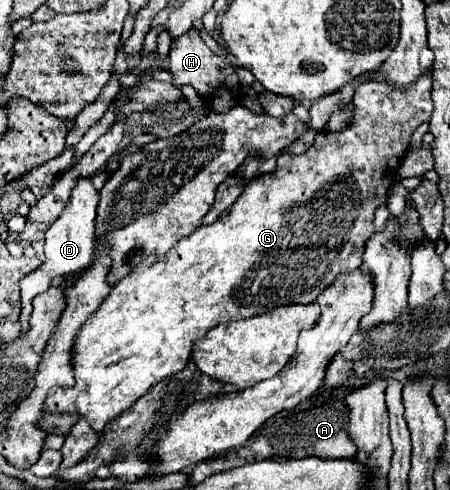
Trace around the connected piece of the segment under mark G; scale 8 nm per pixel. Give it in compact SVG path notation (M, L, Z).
M424 73L412 87L406 89L396 89L388 83L376 83L376 81L366 81L362 83L362 87L356 89L354 93L354 117L352 123L340 131L340 133L332 133L332 131L320 131L312 143L310 149L306 149L302 155L290 155L290 153L282 153L278 157L278 165L272 173L268 175L260 175L256 179L252 179L246 189L242 191L242 195L236 199L236 203L232 205L230 213L224 219L216 219L212 225L204 225L198 227L194 233L190 233L188 237L182 237L162 259L150 257L146 259L146 263L138 265L128 277L124 277L122 281L118 281L112 291L108 293L108 297L102 301L102 305L86 319L86 323L80 327L74 345L72 345L72 367L74 367L74 387L52 387L48 391L48 397L44 401L44 411L46 413L70 413L70 415L80 415L84 417L90 427L96 433L102 433L104 425L108 421L112 421L114 417L118 417L122 411L130 409L132 403L136 403L144 393L148 393L148 389L152 385L156 385L158 381L182 371L192 355L194 343L198 339L202 339L202 335L206 335L210 329L214 329L220 323L228 323L228 321L236 321L236 319L248 319L254 315L262 315L270 309L282 307L282 305L308 305L314 303L316 297L328 289L338 275L342 273L352 273L354 269L360 267L362 263L362 247L366 243L366 239L370 239L370 235L374 233L374 211L380 205L386 205L386 195L390 185L396 179L396 165L402 161L402 157L406 155L408 143L410 143L410 135L412 131L424 123L430 121L432 115L432 77L430 73Z

